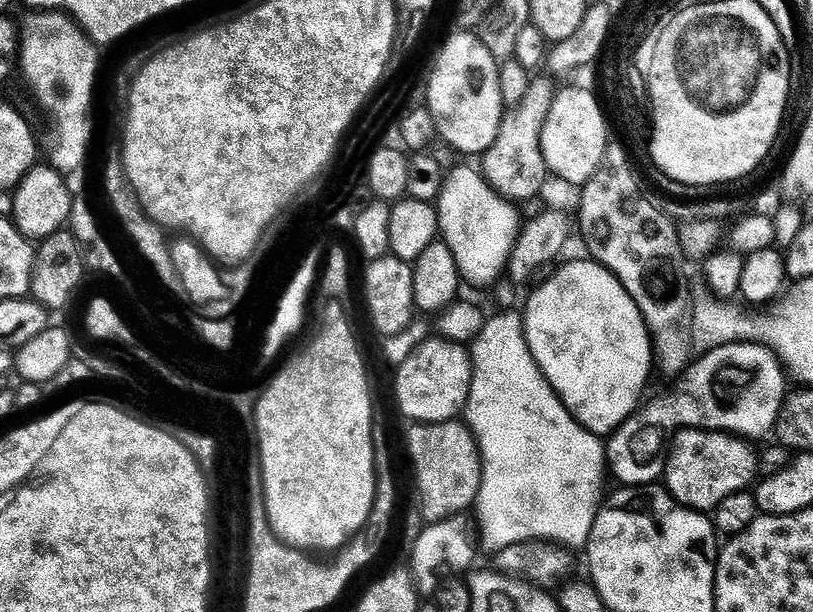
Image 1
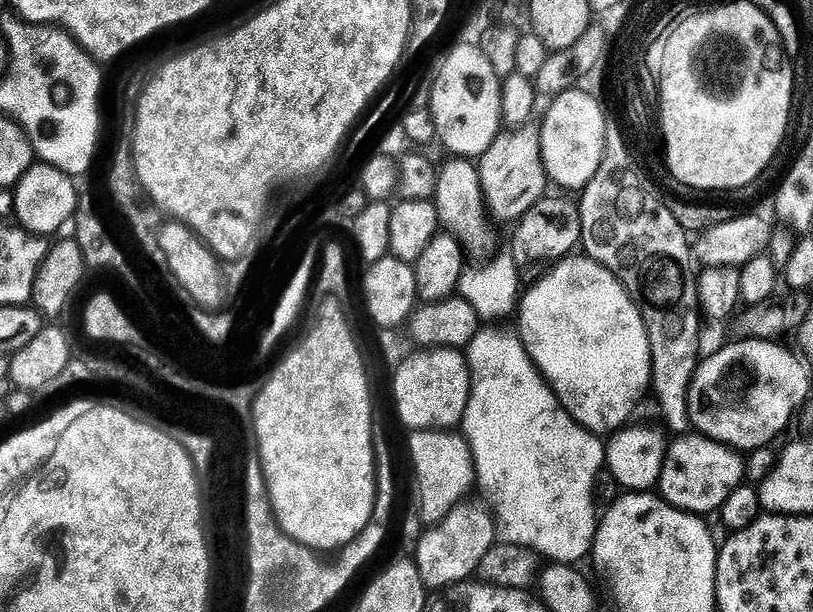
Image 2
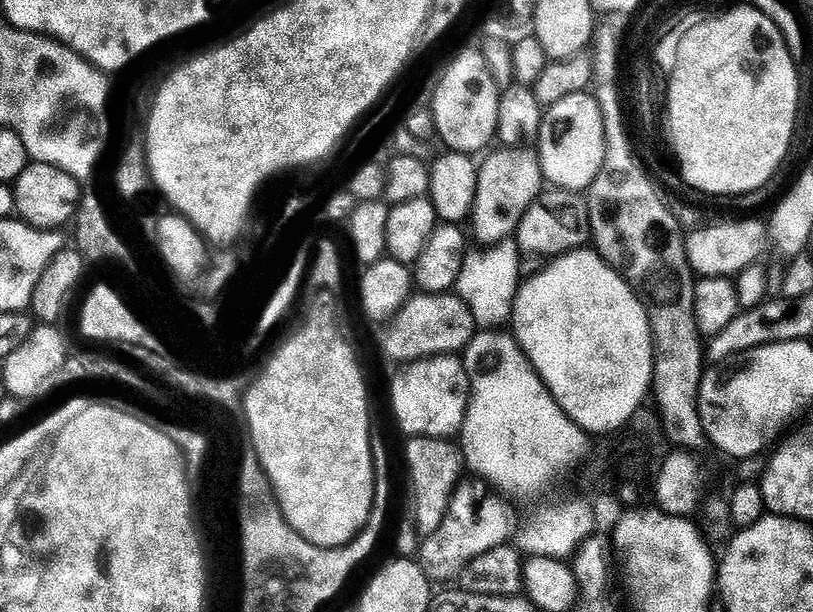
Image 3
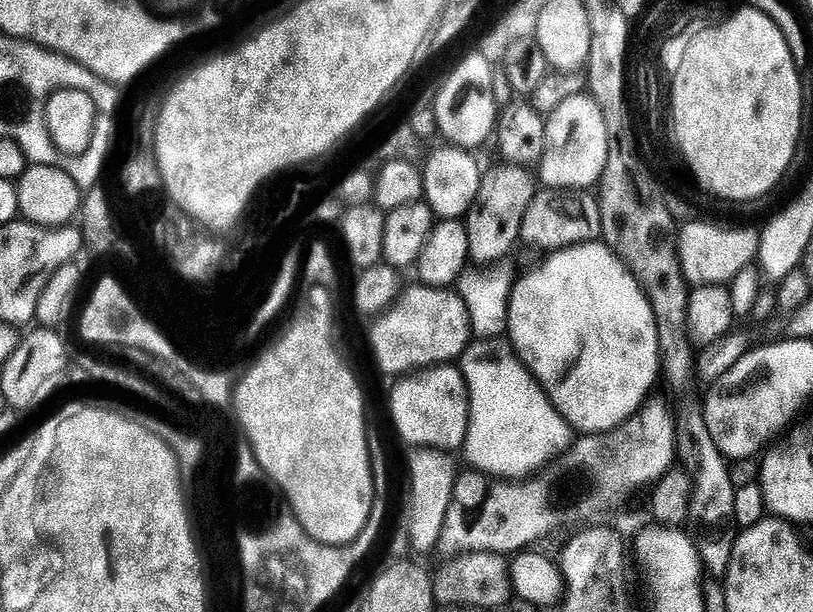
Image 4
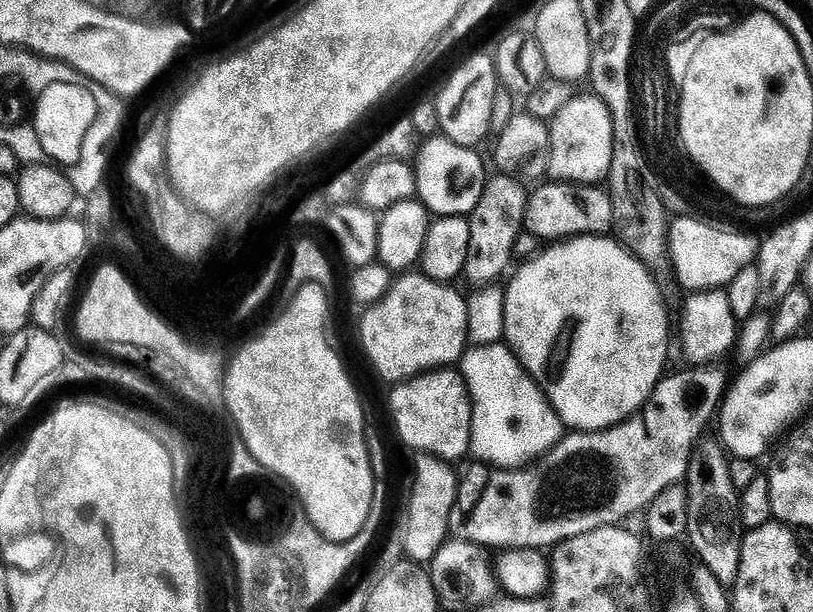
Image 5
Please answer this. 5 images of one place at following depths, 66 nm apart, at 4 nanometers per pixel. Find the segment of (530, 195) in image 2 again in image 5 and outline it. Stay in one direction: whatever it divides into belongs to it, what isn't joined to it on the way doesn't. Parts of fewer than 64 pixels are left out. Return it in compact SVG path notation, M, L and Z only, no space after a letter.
M496 174L484 185L482 198L477 202L472 215L467 217L470 226L470 250L468 251L467 279L488 284L498 280L512 260L516 239L522 236L524 215L528 205L529 189L523 188L512 174Z

